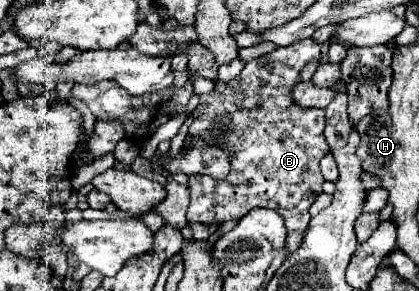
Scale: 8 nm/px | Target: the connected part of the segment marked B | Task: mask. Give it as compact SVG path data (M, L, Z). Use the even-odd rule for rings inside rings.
M305 38L287 48L277 48L267 56L247 62L241 76L237 78L239 82L229 82L229 84L217 82L215 90L211 94L205 94L199 98L199 106L193 110L193 124L189 126L185 146L191 142L189 138L195 138L195 136L209 142L209 146L215 146L215 124L213 122L217 122L217 126L227 128L223 134L219 134L217 140L219 140L221 148L229 150L229 154L231 154L231 172L225 180L207 178L203 184L199 182L197 186L195 186L195 180L189 182L191 204L189 204L187 220L191 224L193 222L213 224L213 222L223 222L223 220L237 220L237 218L245 216L247 210L251 210L251 208L271 208L285 218L285 226L287 226L287 246L285 248L289 252L299 248L299 244L305 236L305 230L309 226L309 220L311 220L309 206L313 204L315 196L321 194L321 186L323 186L323 174L319 168L319 160L325 154L329 154L329 146L323 138L323 128L325 128L323 110L307 110L307 108L295 106L293 98L291 98L291 90L299 82L297 64L303 66L311 58L313 58L313 38ZM245 80L257 80L257 90L253 94L255 98L251 98L249 90L243 88L243 86L249 86L249 82L245 82Z

